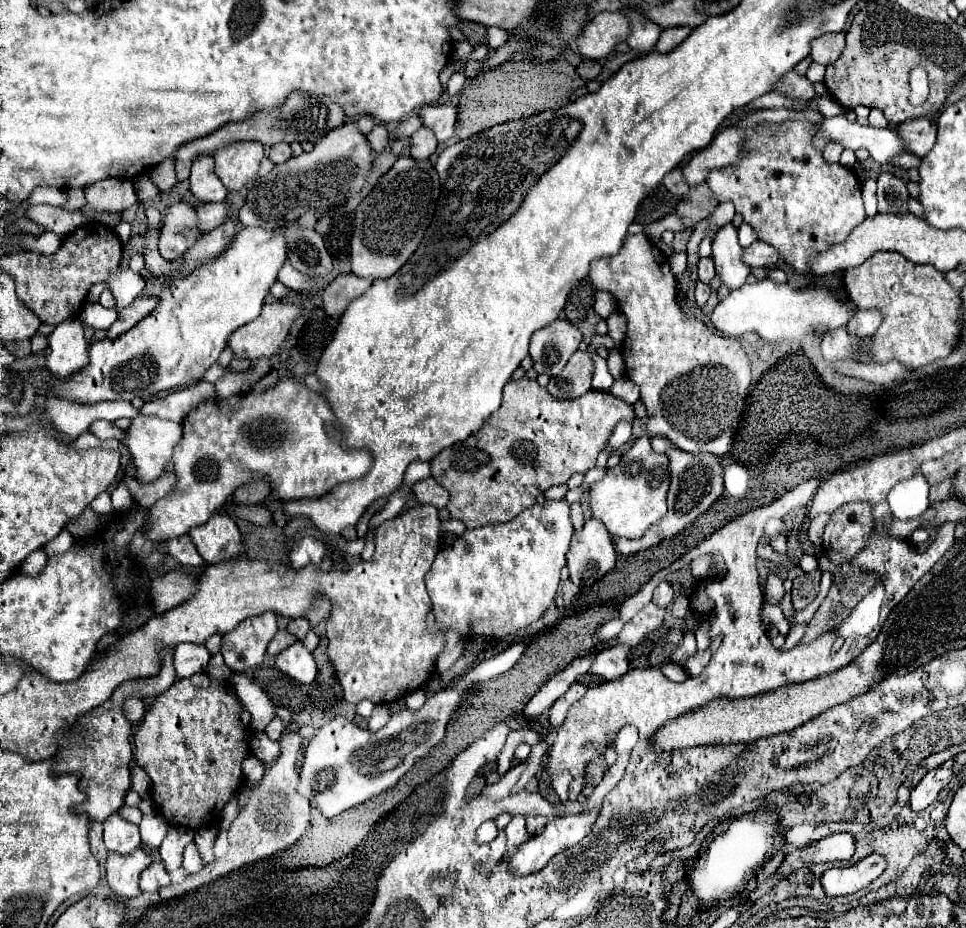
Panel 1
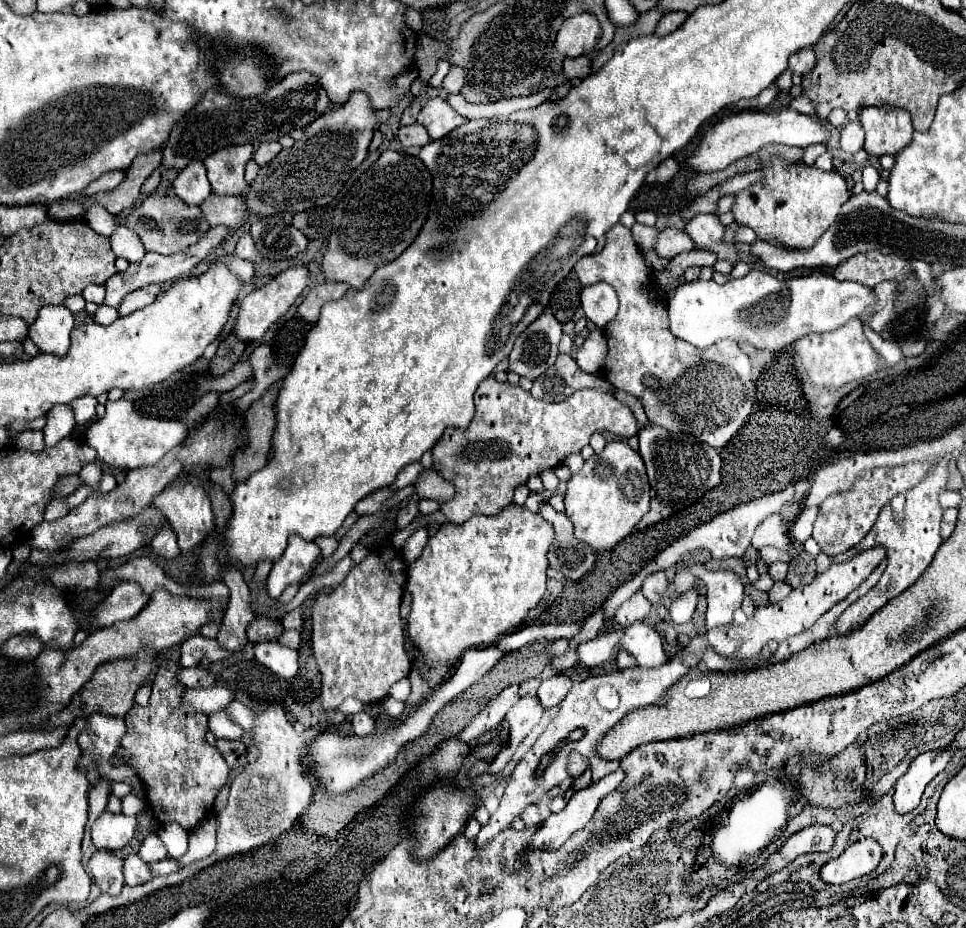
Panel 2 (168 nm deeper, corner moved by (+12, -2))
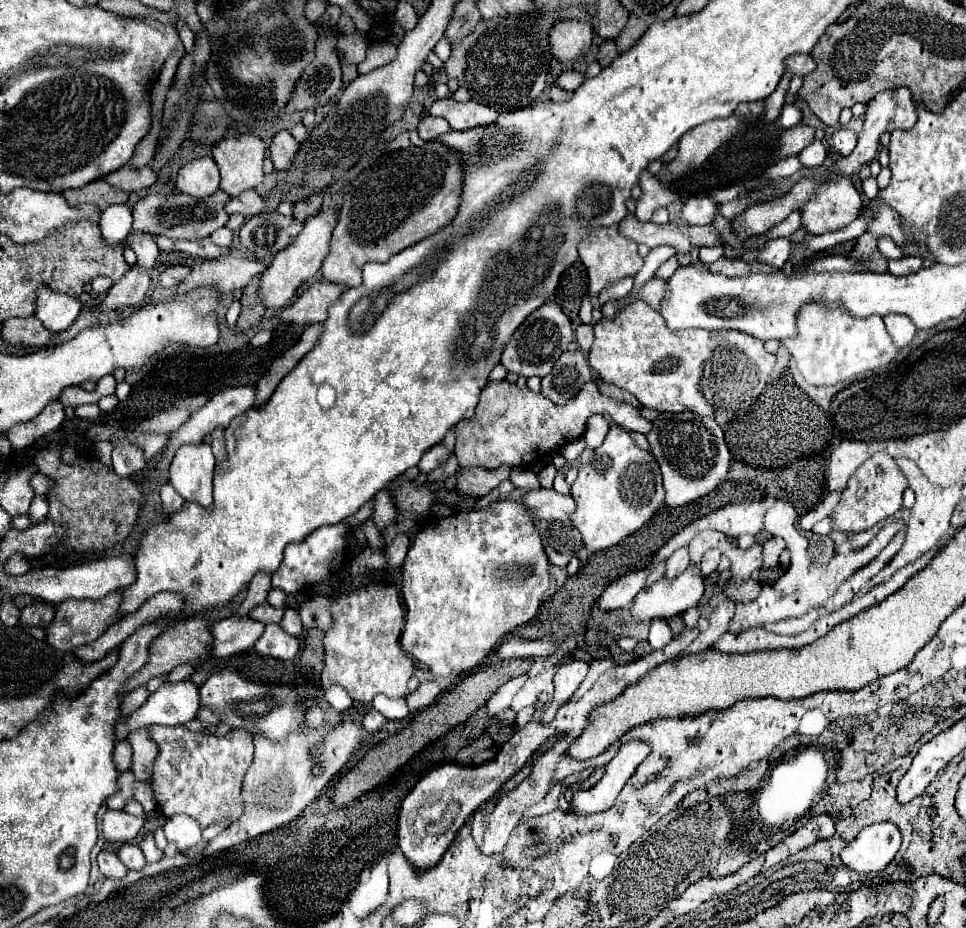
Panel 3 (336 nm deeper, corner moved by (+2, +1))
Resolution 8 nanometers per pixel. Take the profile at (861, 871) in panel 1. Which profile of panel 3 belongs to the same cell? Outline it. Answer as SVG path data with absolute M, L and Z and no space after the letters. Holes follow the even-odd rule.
M879 822L857 834L857 838L841 852L841 862L859 874L883 870L895 858L899 846L901 834L897 826Z

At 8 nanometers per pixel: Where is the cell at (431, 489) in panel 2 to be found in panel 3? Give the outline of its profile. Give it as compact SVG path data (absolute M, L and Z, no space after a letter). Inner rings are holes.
M501 466L501 470L481 470L481 468L459 468L455 490L463 496L481 498L495 490L503 480L509 478L509 468Z

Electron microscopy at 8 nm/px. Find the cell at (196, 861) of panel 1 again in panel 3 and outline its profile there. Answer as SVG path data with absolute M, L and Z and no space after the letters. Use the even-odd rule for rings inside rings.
M183 814L167 818L167 824L163 826L163 830L165 830L165 836L167 836L169 844L173 848L177 848L179 852L195 846L201 840L199 824L193 818L183 816Z

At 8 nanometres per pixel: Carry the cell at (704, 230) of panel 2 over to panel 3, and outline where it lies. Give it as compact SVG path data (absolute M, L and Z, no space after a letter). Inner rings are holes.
M689 198L683 208L683 220L687 224L711 224L717 214L717 204L711 198Z

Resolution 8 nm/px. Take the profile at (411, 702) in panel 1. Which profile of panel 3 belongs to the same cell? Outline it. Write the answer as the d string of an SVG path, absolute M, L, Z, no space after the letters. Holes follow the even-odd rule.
M375 696L373 698L373 708L377 712L381 712L385 718L389 720L401 720L409 714L409 708L407 708L407 698L389 698L389 696Z

